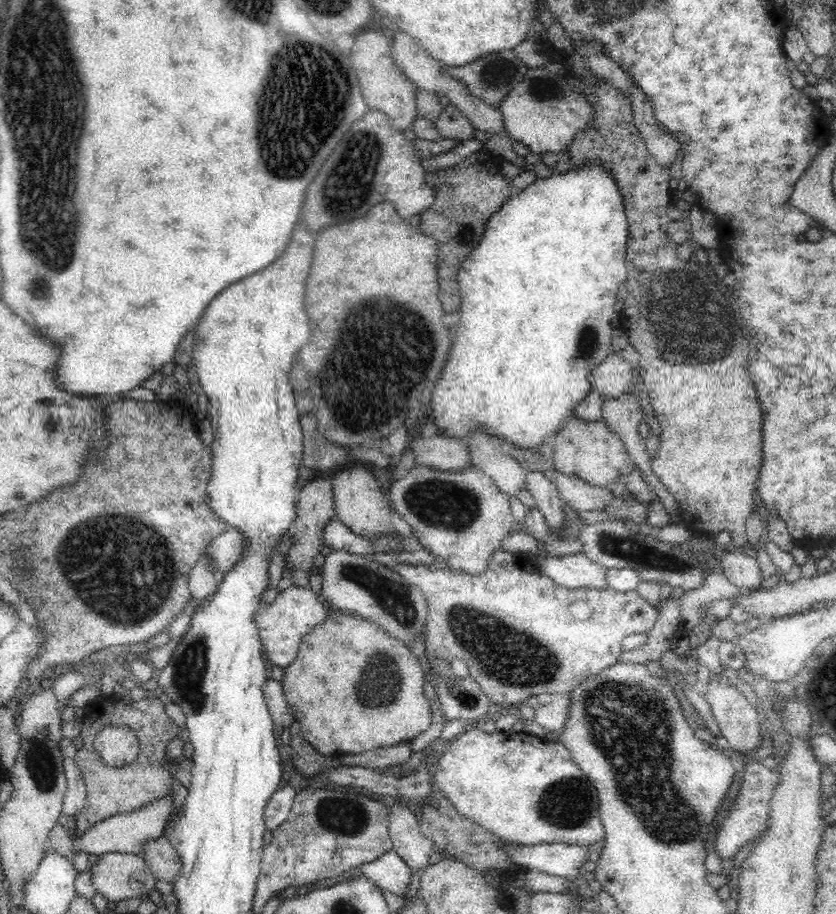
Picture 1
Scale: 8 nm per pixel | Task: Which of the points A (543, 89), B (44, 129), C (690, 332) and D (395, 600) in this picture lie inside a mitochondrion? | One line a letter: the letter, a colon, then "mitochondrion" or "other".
A: mitochondrion
B: mitochondrion
C: mitochondrion
D: mitochondrion

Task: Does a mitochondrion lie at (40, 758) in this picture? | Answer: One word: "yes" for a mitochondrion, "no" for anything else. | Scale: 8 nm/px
yes

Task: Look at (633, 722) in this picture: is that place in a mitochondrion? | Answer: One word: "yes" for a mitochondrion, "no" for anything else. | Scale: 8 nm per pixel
yes

